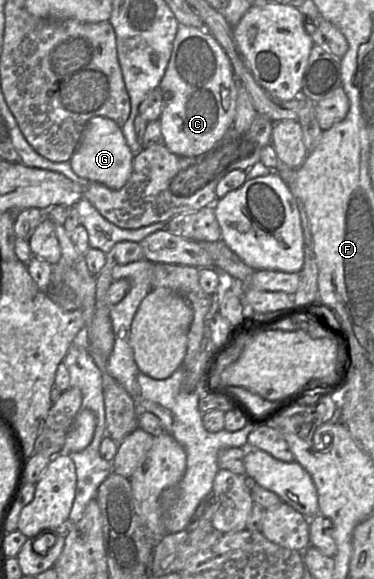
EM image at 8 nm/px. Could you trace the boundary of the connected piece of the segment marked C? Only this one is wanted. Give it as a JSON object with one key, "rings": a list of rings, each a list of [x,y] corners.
{"rings":[[[179,24],[159,89],[163,95],[163,109],[159,118],[163,143],[172,153],[179,156],[200,155],[210,150],[233,126],[238,96],[236,75],[219,42],[204,28]]]}

